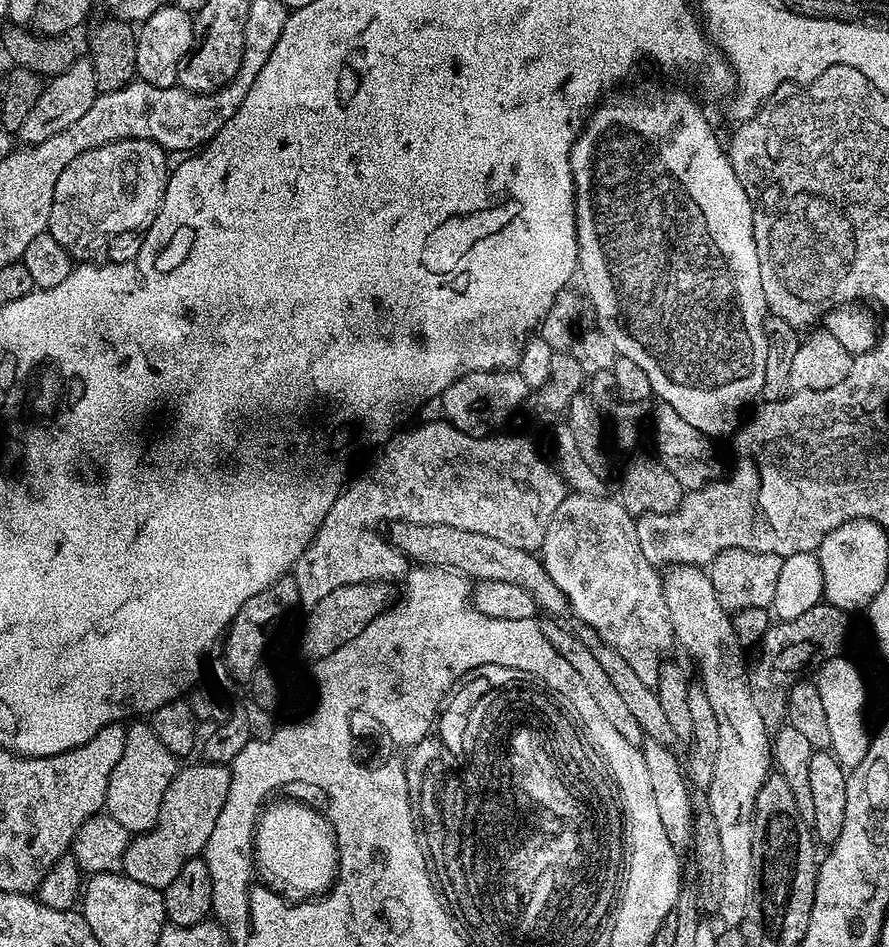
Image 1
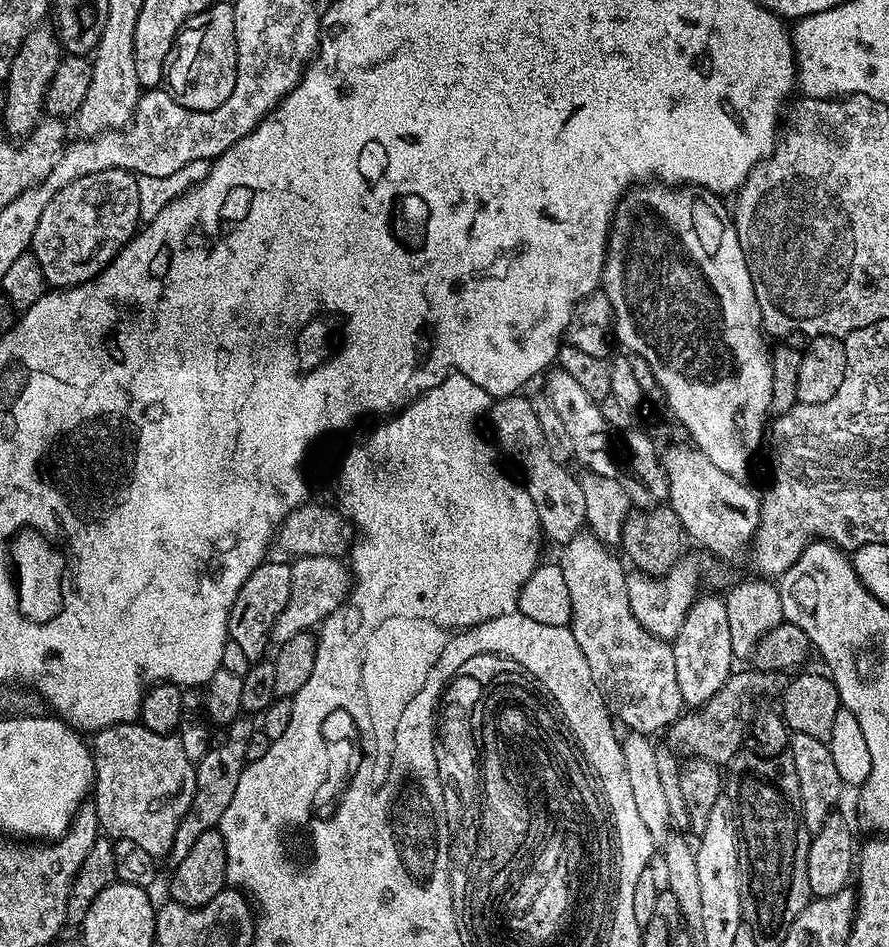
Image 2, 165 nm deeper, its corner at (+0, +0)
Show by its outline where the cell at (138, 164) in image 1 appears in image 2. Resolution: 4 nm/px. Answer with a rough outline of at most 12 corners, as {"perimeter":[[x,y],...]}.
{"perimeter":[[125,168],[62,186],[30,251],[56,290],[95,280],[138,231]]}

